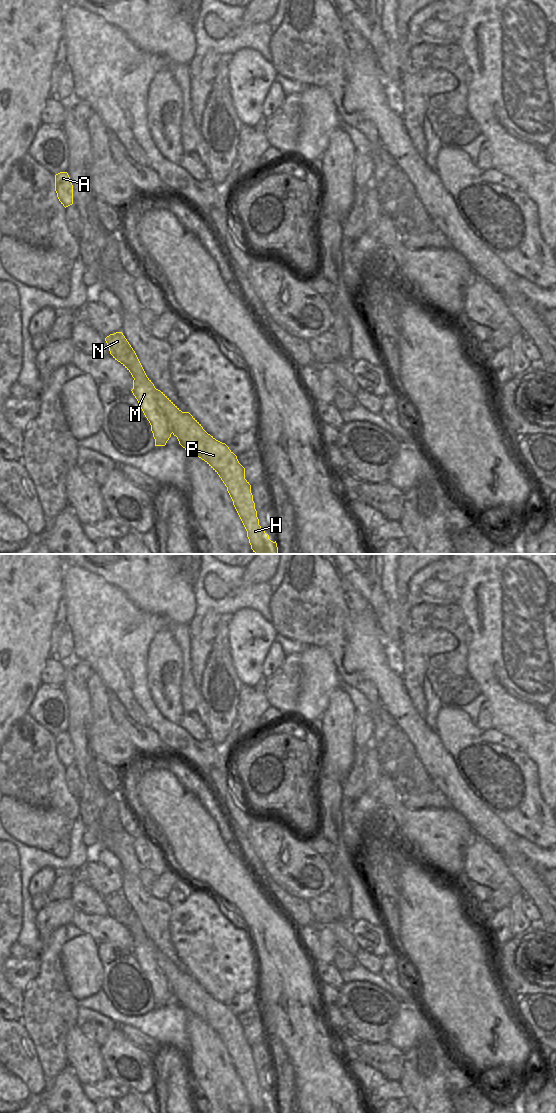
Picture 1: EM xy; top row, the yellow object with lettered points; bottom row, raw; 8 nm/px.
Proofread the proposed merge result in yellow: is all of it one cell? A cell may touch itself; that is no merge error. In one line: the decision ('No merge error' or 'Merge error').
Merge error.

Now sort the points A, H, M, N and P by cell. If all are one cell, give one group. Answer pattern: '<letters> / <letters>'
A M N / H P

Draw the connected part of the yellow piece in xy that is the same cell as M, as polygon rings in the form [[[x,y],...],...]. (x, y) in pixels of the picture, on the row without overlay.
[[[122,892],[110,894],[105,901],[113,918],[120,922],[134,938],[131,951],[151,985],[155,1006],[165,1006],[171,997],[172,989],[155,957],[154,944],[147,937],[135,911]]]

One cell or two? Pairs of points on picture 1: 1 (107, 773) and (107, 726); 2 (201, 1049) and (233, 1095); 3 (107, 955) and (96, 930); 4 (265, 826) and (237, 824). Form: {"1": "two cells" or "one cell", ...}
{"1": "two cells", "2": "one cell", "3": "two cells", "4": "two cells"}

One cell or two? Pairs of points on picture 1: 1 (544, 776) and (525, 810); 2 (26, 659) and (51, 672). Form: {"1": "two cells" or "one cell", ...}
{"1": "two cells", "2": "two cells"}

